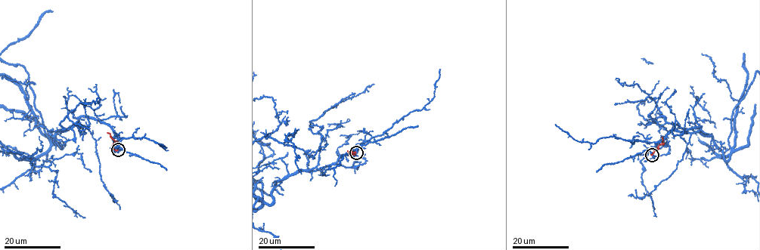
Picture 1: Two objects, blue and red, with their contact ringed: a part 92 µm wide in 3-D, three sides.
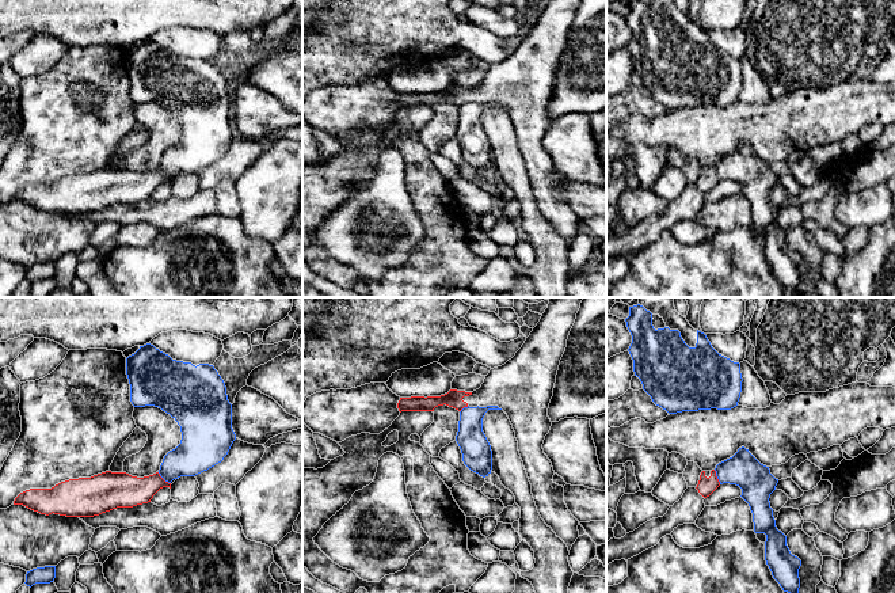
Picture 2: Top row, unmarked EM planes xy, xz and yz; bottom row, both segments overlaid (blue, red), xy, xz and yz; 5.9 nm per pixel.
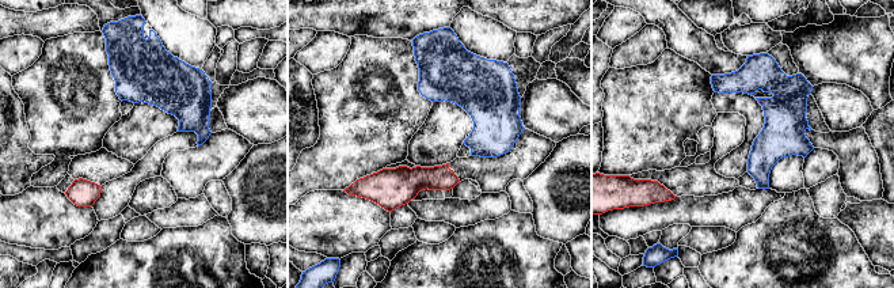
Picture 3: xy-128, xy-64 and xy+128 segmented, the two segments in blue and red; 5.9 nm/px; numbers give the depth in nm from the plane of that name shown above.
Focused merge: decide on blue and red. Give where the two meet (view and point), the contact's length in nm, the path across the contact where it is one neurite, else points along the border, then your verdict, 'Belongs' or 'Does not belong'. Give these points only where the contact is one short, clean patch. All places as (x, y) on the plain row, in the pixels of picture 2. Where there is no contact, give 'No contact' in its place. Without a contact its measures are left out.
Touches blue at yz (716, 171). Shared border 100 nm. Boundary: yz (713, 166), (720, 179). Does not belong

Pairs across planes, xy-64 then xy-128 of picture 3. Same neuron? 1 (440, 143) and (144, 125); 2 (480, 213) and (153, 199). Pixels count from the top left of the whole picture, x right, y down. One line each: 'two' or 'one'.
1: one
2: two

